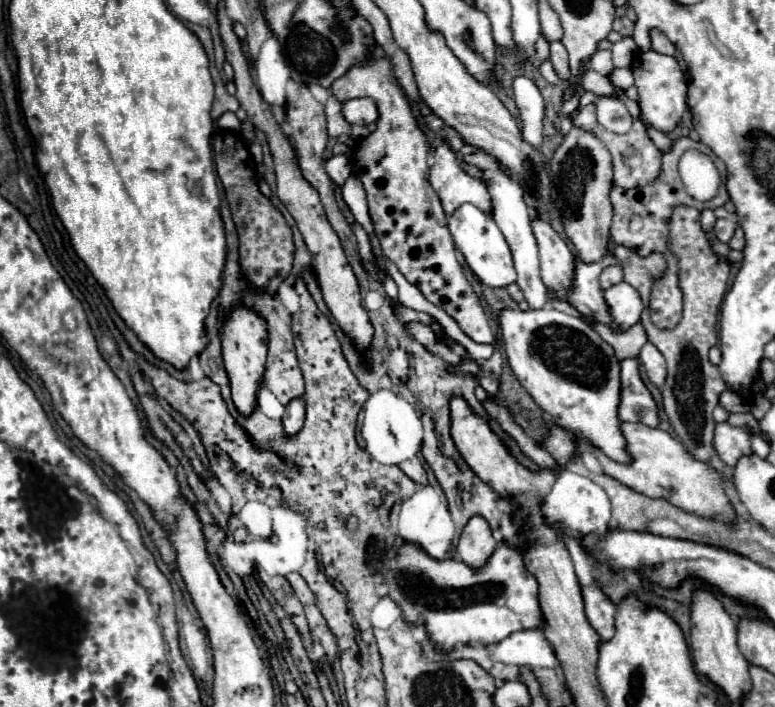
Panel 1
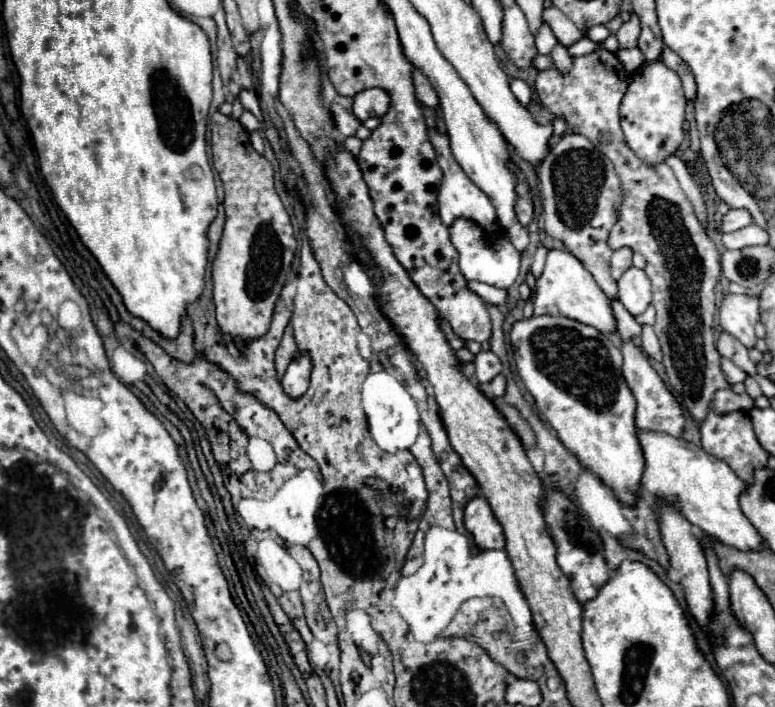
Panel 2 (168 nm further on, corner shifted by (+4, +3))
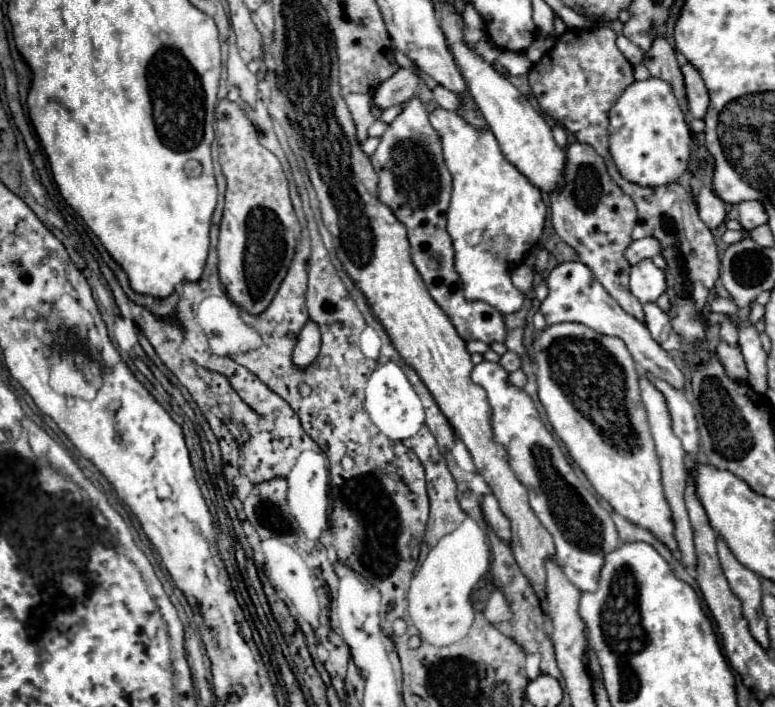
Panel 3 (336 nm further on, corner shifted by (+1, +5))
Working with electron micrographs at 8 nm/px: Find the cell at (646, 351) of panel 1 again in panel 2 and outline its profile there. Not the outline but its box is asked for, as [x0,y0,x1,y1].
[641,325,661,361]

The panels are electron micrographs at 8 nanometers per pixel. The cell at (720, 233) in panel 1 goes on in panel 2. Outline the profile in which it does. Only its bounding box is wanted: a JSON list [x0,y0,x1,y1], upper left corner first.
[721,209,753,233]

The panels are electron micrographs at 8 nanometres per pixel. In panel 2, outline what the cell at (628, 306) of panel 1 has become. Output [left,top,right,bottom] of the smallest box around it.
[619,267,651,315]

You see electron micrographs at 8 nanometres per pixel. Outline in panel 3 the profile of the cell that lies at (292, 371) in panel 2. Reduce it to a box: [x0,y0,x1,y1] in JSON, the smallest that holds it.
[292,321,320,369]

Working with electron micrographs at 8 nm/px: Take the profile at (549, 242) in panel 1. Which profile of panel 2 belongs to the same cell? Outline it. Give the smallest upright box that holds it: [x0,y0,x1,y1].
[535,249,617,335]

